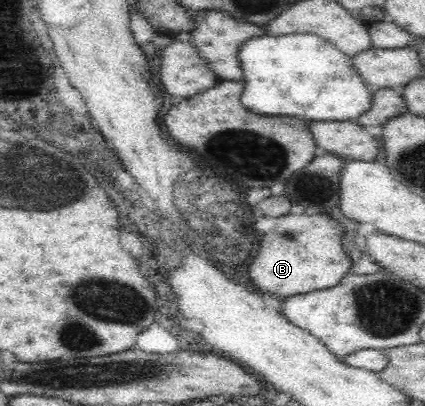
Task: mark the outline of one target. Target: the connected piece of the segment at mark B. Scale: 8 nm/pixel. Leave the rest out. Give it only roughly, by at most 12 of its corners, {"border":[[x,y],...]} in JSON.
{"border":[[276,218],[247,267],[281,299],[337,285],[353,267],[343,227]]}

